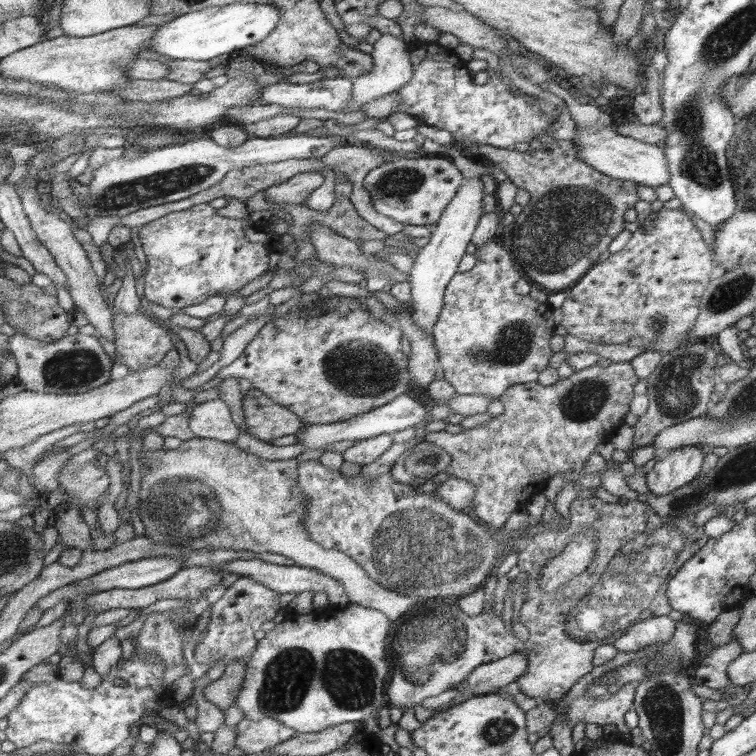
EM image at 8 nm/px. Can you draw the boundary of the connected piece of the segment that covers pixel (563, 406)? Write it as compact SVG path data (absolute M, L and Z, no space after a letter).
M614 362L609 366L594 365L572 373L570 377L561 378L552 386L538 384L538 381L514 385L508 388L500 401L504 412L497 417L482 423L480 426L464 429L460 433L447 431L428 432L423 438L430 444L443 448L451 456L446 473L449 477L467 480L477 490L474 502L466 509L488 524L492 529L502 529L512 512L522 508L532 496L528 496L528 476L530 476L530 494L555 474L579 473L585 466L588 456L596 450L596 446L607 440L624 423L628 412L628 404L634 398L634 384L638 375L630 362Z

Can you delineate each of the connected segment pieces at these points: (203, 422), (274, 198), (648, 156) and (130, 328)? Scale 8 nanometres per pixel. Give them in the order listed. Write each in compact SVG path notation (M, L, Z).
M222 400L205 402L190 408L190 427L195 436L234 442L240 432L228 406Z
M306 172L263 190L268 204L302 205L307 196L324 182L322 172Z
M576 124L573 143L578 146L580 160L588 167L617 180L630 180L636 185L658 187L670 184L672 173L668 173L668 161L663 148L657 145L646 144L617 133L614 128L606 127L599 131L585 131Z
M118 313L118 315L113 316L113 329L115 332L116 362L127 366L130 371L156 366L173 347L168 331L143 313L130 315Z

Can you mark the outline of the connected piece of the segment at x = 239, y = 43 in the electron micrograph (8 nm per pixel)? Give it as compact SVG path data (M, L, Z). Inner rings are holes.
M241 2L192 11L162 24L162 28L158 28L158 32L152 36L148 51L173 60L209 61L223 54L233 56L256 42L266 40L276 24L280 24L280 13L273 4Z

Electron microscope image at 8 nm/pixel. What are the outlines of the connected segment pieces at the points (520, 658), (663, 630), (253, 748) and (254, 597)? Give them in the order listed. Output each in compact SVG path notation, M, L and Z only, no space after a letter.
M518 651L515 654L501 658L494 662L476 667L474 672L457 684L460 694L483 694L493 692L495 688L500 688L514 682L526 670L527 656Z
M668 615L640 621L638 624L633 624L624 636L620 636L614 647L618 652L632 653L646 650L646 647L656 643L666 643L672 639L676 625L677 621Z
M265 716L262 720L246 718L237 724L235 747L243 750L244 754L256 754L291 739L294 733L295 730L269 716Z
M248 577L238 578L212 606L208 631L204 640L194 650L195 659L201 664L210 664L212 668L216 664L227 666L234 660L243 658L247 669L250 657L258 646L254 632L260 630L264 622L272 621L281 609L278 594L279 592L274 592Z

